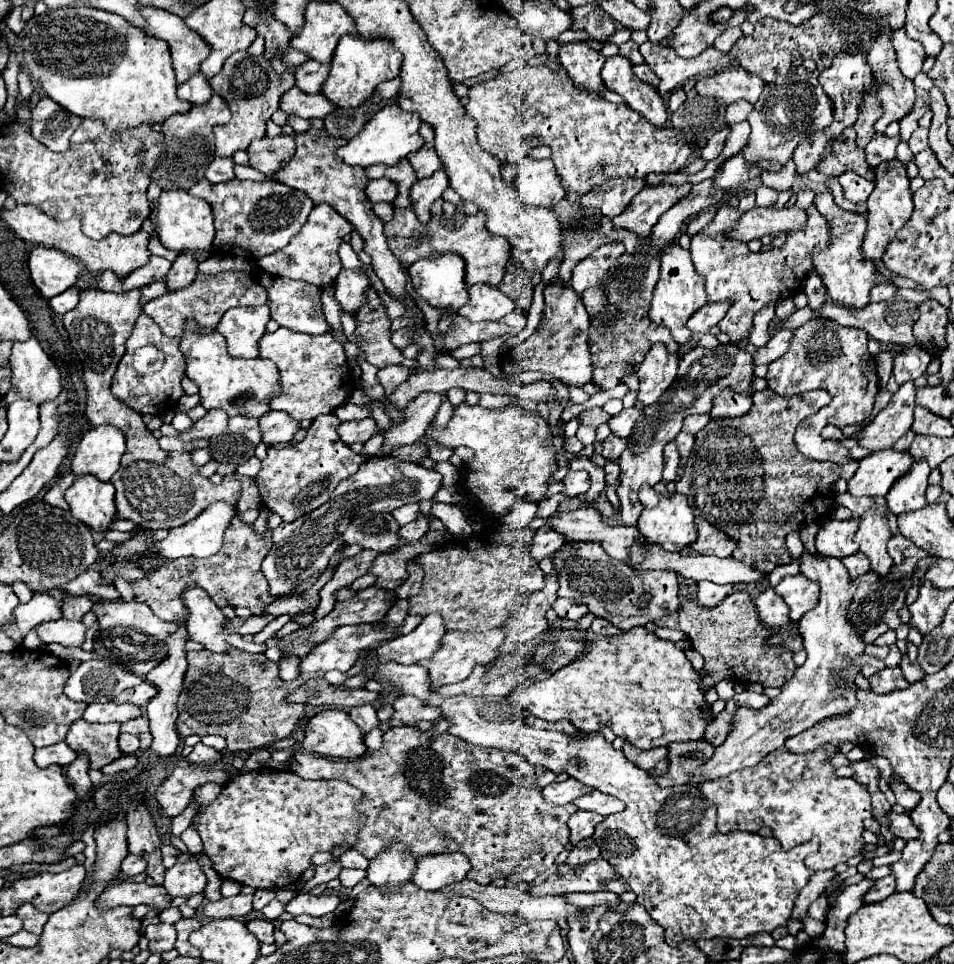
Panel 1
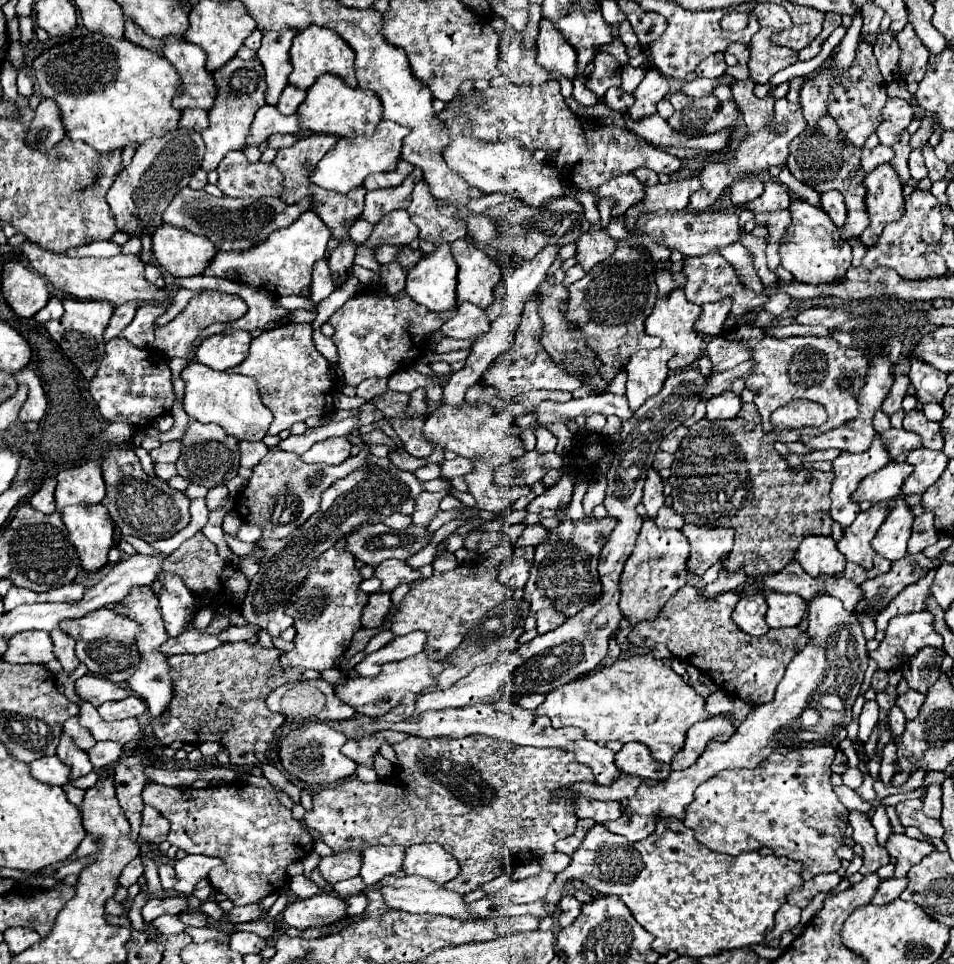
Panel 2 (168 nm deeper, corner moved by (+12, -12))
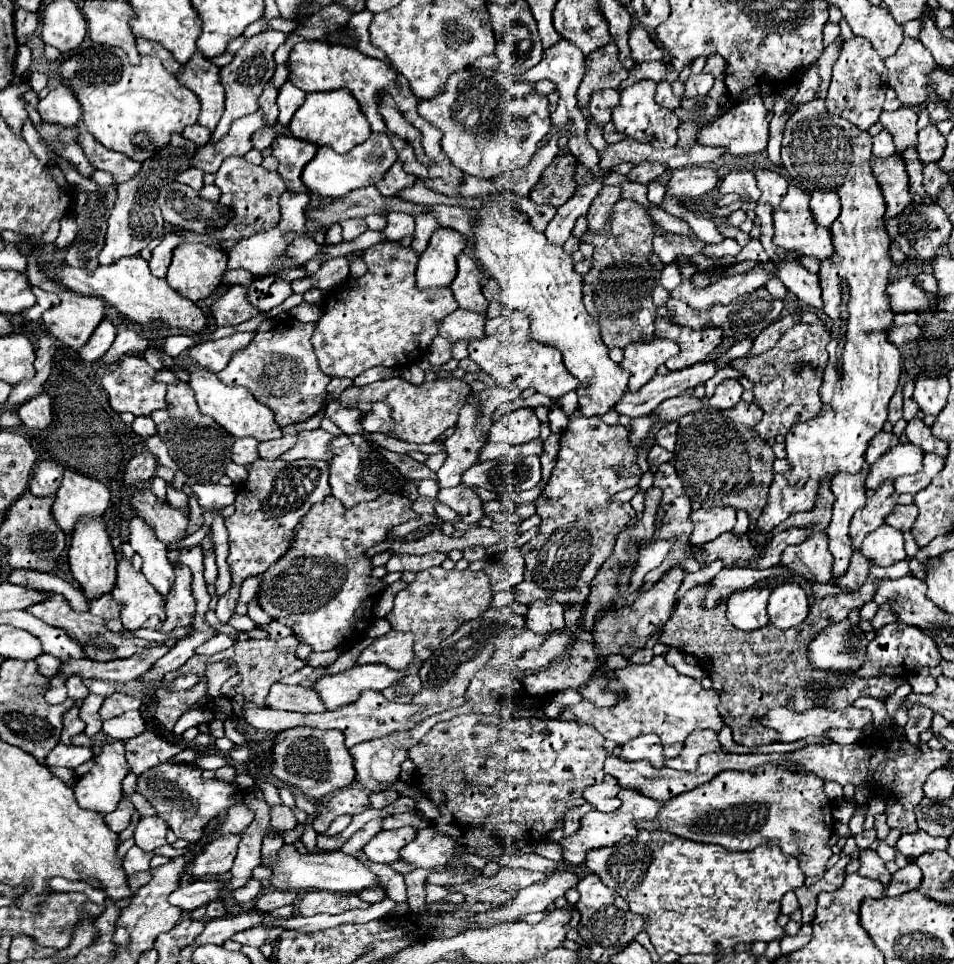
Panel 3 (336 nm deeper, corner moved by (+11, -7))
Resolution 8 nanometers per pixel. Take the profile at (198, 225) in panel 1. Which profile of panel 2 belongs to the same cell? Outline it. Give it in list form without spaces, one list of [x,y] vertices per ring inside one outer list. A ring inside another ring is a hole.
[[[161,224],[153,234],[153,254],[159,266],[173,278],[187,278],[201,276],[217,254],[217,248],[205,236]]]

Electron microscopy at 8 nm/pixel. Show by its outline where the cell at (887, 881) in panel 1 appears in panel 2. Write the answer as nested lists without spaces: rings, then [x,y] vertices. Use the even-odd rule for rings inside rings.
[[[891,878],[891,880],[883,880],[875,898],[873,898],[873,904],[889,904],[893,902],[895,898],[901,896],[901,892],[907,888],[907,878]]]

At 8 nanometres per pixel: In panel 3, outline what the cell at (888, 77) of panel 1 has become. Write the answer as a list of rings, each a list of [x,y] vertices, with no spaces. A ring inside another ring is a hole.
[[[900,107],[896,111],[882,111],[880,115],[880,123],[886,131],[892,133],[894,145],[898,151],[914,145],[916,133],[918,133],[916,121],[918,121],[918,115],[910,107]]]

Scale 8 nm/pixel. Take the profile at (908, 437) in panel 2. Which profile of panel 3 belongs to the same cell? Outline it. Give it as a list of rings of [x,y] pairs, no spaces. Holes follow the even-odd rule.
[[[878,433],[878,437],[874,437],[874,441],[870,441],[870,449],[866,451],[866,463],[874,463],[878,461],[886,451],[890,451],[892,447],[896,447],[900,443],[900,437],[894,433]]]

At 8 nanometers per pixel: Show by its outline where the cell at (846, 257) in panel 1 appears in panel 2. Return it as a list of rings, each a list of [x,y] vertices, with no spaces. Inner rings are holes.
[[[795,198],[789,206],[791,224],[779,246],[781,266],[789,270],[795,280],[807,284],[829,284],[845,280],[845,270],[851,266],[851,246],[839,244],[839,228],[831,218],[817,206],[811,206],[807,200]]]

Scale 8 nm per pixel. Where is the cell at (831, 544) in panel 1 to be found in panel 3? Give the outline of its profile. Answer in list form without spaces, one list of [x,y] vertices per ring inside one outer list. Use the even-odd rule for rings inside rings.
[[[812,533],[804,543],[788,545],[782,553],[782,565],[808,581],[828,583],[832,579],[834,557],[828,551],[826,533]]]

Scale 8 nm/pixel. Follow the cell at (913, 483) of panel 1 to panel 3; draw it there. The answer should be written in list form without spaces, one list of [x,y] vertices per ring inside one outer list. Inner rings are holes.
[[[884,523],[878,529],[874,529],[874,533],[866,535],[866,541],[862,543],[860,553],[872,559],[874,565],[888,567],[906,557],[904,533]]]

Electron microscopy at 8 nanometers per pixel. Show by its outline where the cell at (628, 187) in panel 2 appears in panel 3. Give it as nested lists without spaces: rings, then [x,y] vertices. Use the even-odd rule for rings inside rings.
[[[644,161],[644,163],[636,165],[636,167],[628,173],[628,179],[638,181],[638,183],[642,183],[642,185],[648,185],[652,179],[660,177],[664,171],[666,171],[666,165],[658,165],[658,163]]]

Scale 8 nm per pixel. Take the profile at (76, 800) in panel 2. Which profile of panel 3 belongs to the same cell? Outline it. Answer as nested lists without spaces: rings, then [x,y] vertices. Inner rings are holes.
[[[48,767],[54,775],[58,778],[62,779],[66,785],[69,787],[73,787],[76,783],[76,774],[72,769],[64,768],[64,767]]]

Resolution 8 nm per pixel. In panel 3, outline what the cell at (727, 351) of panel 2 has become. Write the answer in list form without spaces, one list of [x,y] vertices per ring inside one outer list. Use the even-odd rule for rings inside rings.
[[[716,359],[702,361],[698,365],[690,365],[682,371],[668,373],[666,377],[654,375],[648,385],[644,385],[638,393],[626,393],[622,399],[614,405],[614,409],[628,417],[638,417],[652,413],[664,399],[684,395],[688,387],[696,387],[698,383],[704,383],[716,375]]]

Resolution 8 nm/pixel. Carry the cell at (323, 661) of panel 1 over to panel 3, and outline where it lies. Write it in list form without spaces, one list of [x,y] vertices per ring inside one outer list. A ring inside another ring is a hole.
[[[330,495],[324,503],[314,505],[306,513],[306,517],[302,517],[294,537],[294,545],[260,577],[262,581],[258,595],[262,609],[266,609],[276,621],[290,625],[296,637],[302,643],[310,645],[316,653],[346,647],[354,641],[354,637],[358,641],[358,637],[362,637],[364,631],[370,627],[372,607],[384,591],[382,581],[370,577],[372,565],[364,551],[384,541],[392,527],[406,523],[414,517],[418,515],[412,511],[412,501],[404,495],[382,495],[374,501],[358,503],[354,509],[344,509],[342,503]]]

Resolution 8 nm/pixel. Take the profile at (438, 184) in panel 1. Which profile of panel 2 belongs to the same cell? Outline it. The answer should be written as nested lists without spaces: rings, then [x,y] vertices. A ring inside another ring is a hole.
[[[393,210],[389,214],[385,214],[385,218],[381,218],[381,222],[377,222],[371,236],[361,246],[377,248],[383,244],[389,244],[389,246],[409,244],[417,238],[417,234],[419,234],[419,230],[409,220],[409,214],[405,214],[405,210]]]

